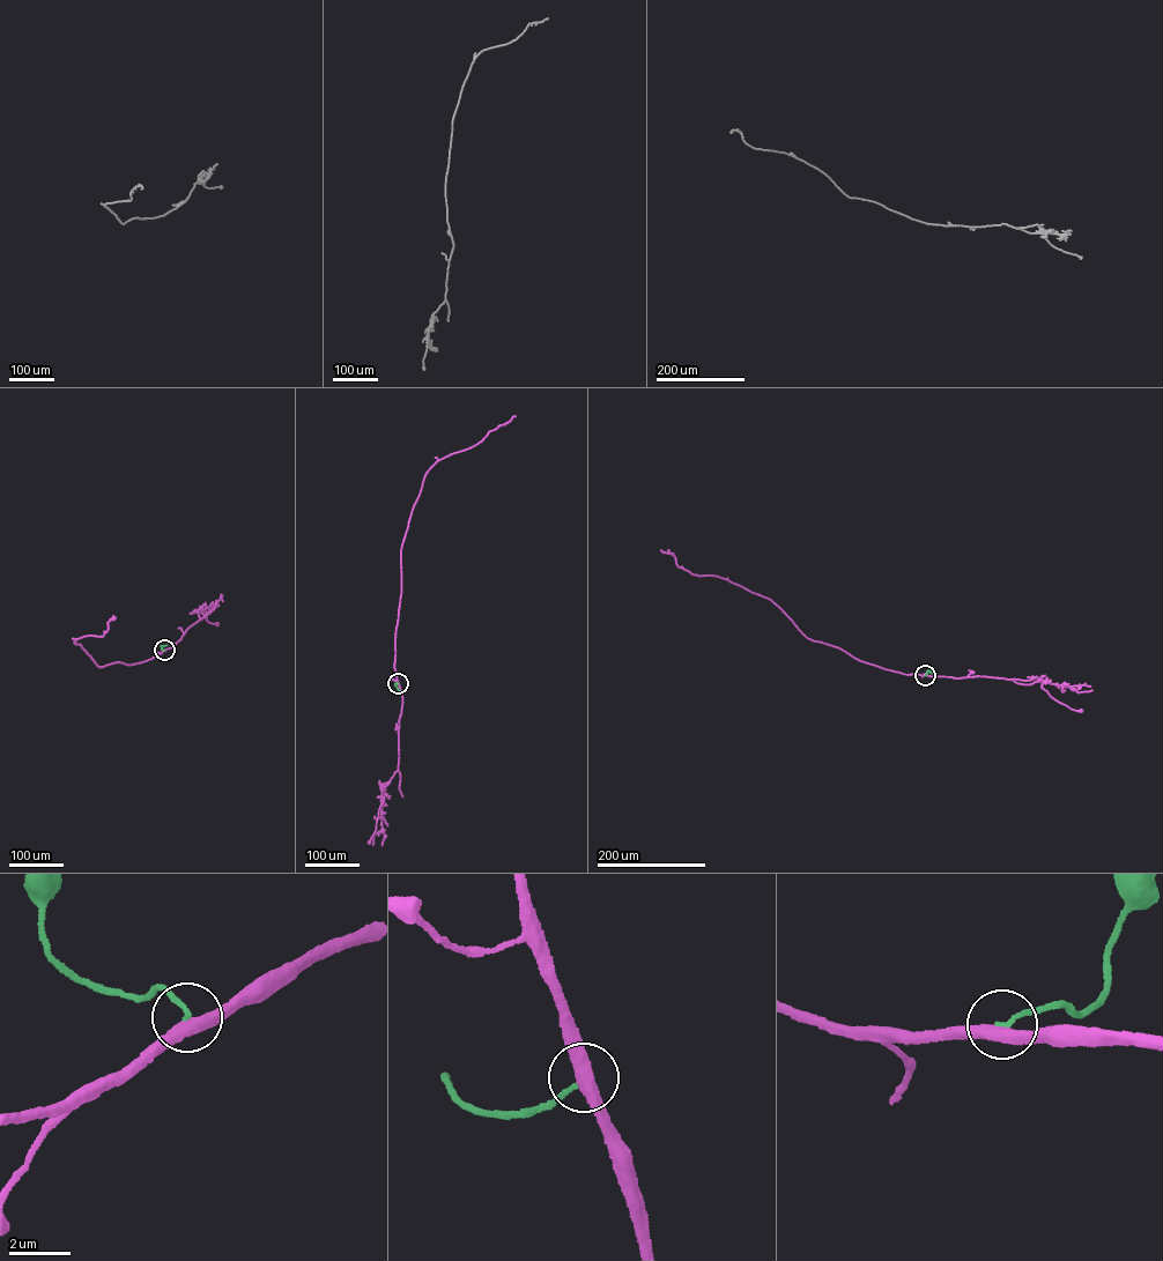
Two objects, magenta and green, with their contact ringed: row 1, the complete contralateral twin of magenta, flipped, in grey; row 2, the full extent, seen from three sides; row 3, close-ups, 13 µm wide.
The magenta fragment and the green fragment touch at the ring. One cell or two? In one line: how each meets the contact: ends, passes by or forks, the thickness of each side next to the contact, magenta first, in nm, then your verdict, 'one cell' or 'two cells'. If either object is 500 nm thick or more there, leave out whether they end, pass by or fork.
magenta passes by | green ends | 440/140 nm | one cell

